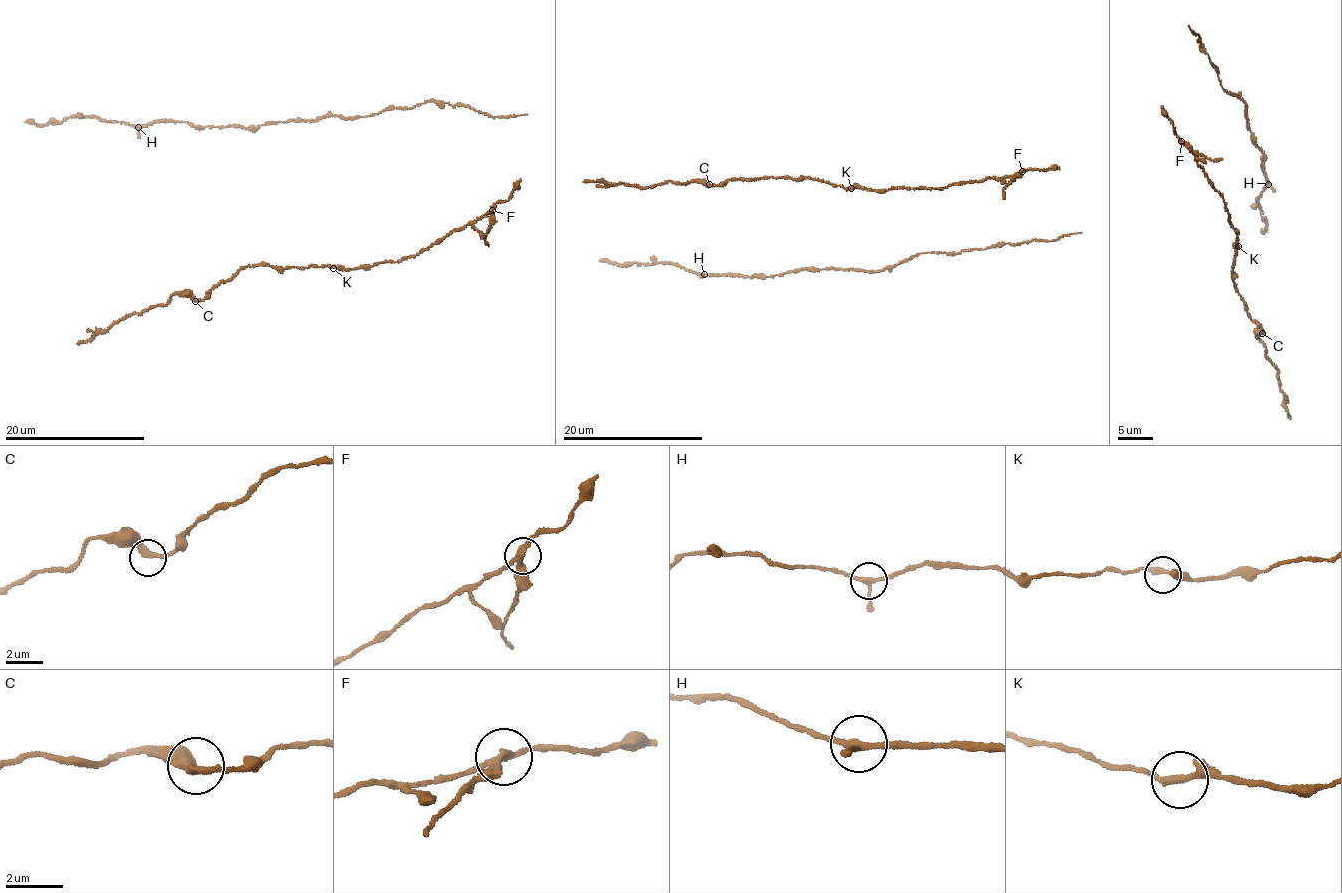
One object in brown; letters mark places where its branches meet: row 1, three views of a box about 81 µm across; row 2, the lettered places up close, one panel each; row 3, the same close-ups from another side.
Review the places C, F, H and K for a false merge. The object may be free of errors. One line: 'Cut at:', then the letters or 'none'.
Cut at: F

